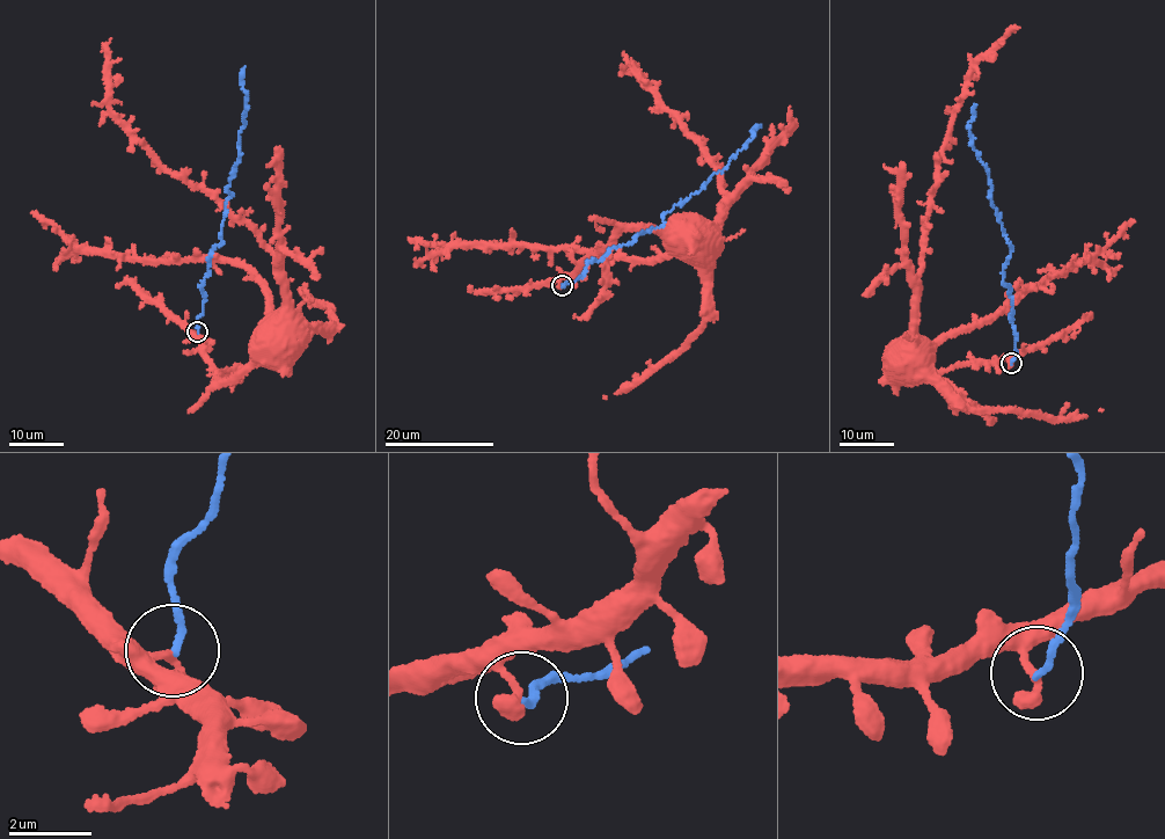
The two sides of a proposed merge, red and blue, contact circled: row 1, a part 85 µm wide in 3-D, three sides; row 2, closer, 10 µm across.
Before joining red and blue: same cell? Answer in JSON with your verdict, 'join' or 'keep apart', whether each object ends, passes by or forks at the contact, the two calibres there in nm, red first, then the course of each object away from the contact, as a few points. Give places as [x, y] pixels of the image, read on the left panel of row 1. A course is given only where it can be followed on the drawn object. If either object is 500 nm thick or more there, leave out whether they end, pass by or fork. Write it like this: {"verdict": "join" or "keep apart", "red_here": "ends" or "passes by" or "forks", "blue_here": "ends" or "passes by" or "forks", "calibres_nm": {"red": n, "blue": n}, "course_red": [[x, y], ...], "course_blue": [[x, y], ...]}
{"verdict": "keep apart", "red_here": "ends", "blue_here": "ends", "calibres_nm": {"red": 340, "blue": 150}, "course_red": [[197, 333], [225, 380], [281, 309], [283, 275], [254, 227], [167, 170], [112, 110], [111, 39]], "course_blue": [[197, 333], [204, 299], [200, 285], [210, 271], [209, 256], [222, 242], [227, 185], [237, 162], [244, 67]]}

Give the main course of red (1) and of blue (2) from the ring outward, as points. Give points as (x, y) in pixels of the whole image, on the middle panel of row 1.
1: (562, 286), (623, 230), (662, 232), (679, 220), (706, 228), (726, 208), (719, 176), (637, 65), (638, 75)
2: (562, 286), (580, 277), (588, 261), (602, 260), (612, 248), (661, 225), (666, 212), (725, 168), (761, 126)

